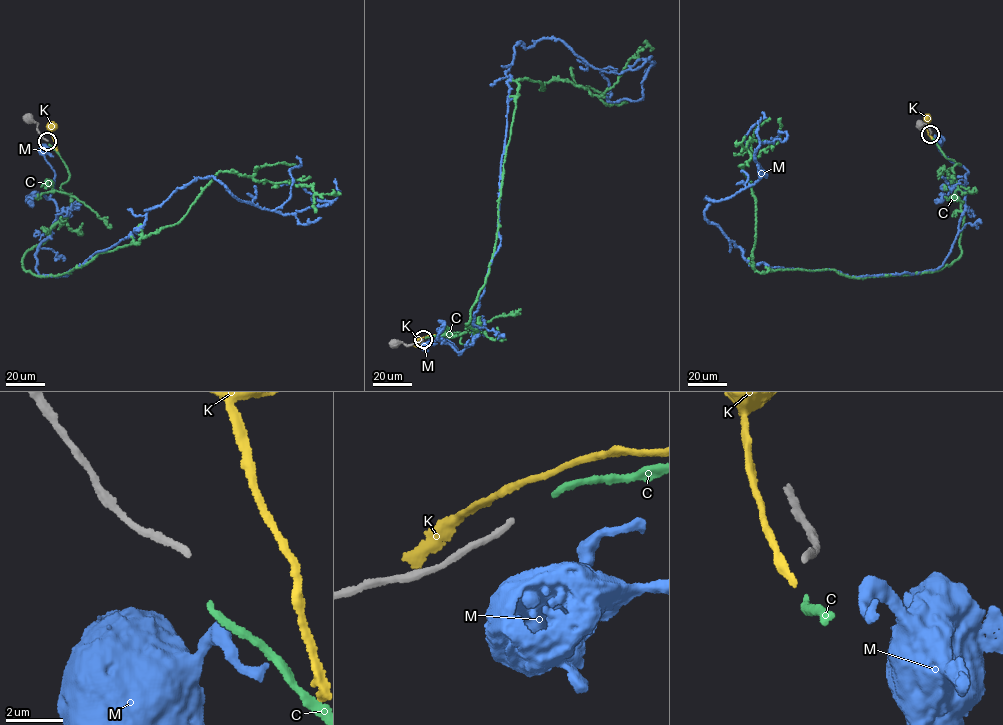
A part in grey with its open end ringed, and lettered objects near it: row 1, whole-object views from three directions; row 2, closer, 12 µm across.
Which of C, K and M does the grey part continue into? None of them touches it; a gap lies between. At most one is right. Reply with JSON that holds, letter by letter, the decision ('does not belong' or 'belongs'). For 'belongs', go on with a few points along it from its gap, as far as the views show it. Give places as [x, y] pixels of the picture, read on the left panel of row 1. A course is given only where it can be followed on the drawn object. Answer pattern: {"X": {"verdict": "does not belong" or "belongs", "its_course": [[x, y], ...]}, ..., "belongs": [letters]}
{"C": {"verdict": "belongs", "its_course": [[48, 144], [71, 204], [25, 253], [23, 268], [39, 276], [172, 226], [221, 171], [338, 192]]}, "K": {"verdict": "does not belong"}, "M": {"verdict": "does not belong"}, "belongs": ["C"]}

